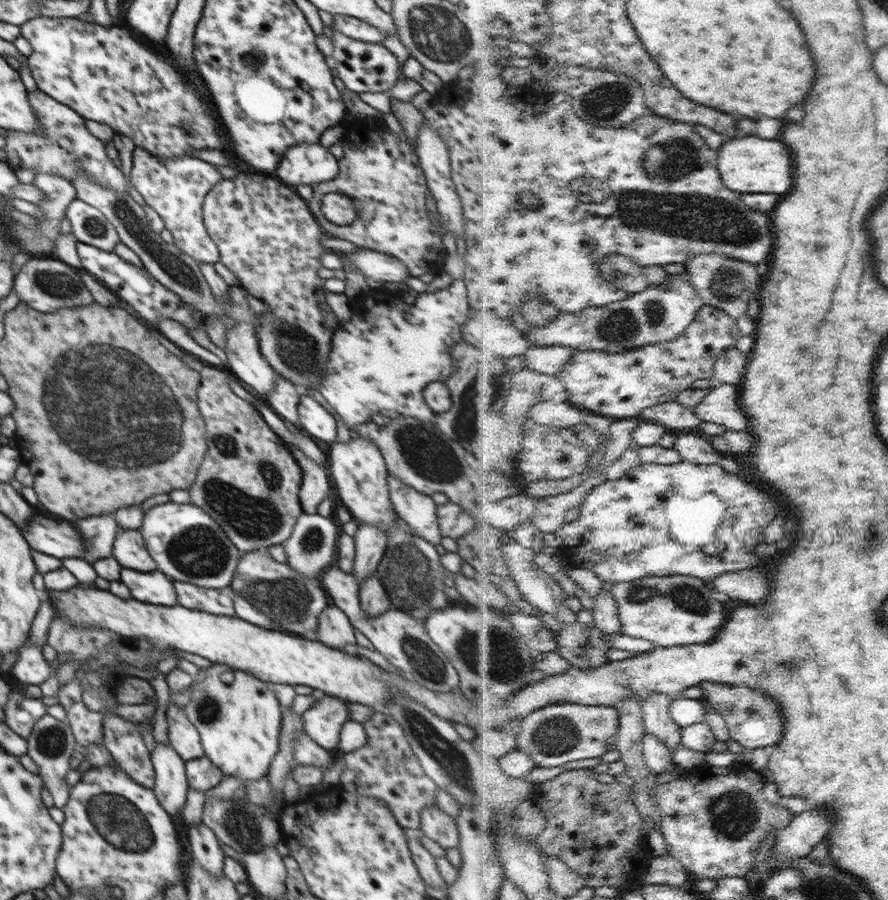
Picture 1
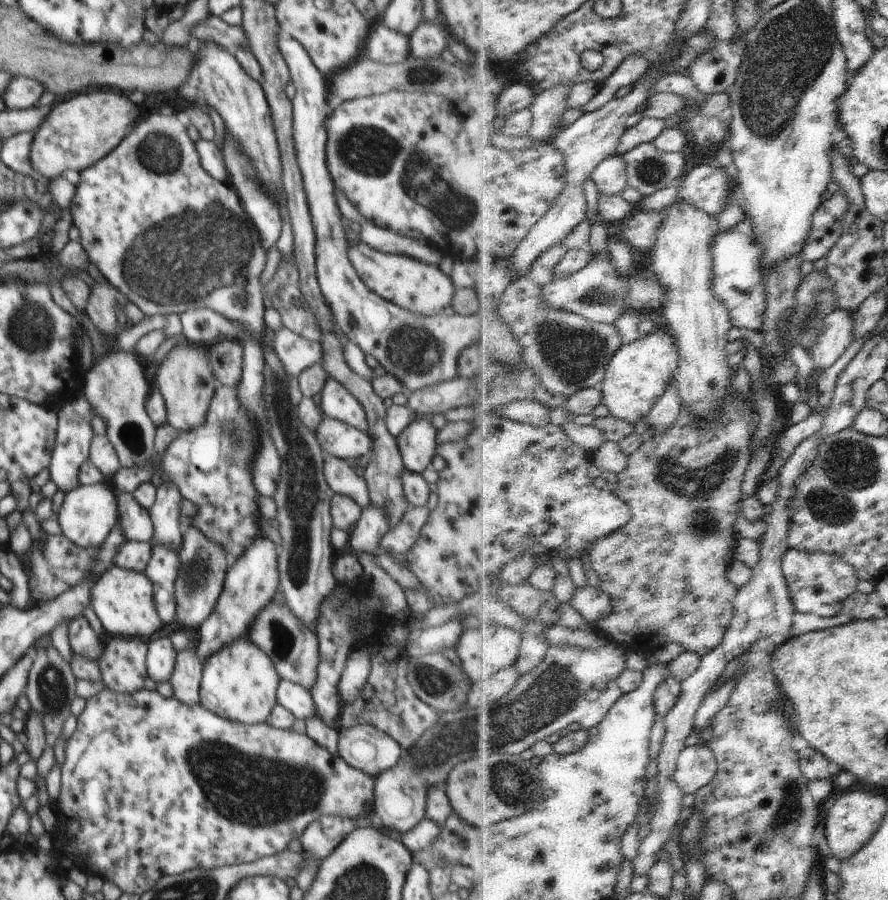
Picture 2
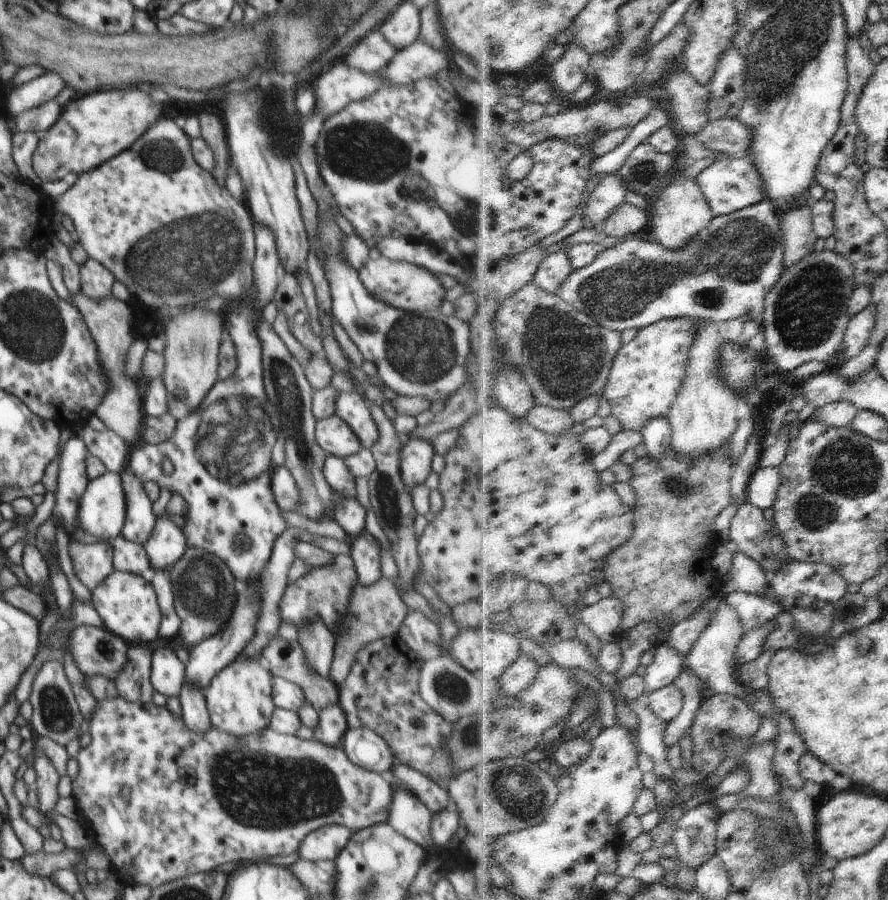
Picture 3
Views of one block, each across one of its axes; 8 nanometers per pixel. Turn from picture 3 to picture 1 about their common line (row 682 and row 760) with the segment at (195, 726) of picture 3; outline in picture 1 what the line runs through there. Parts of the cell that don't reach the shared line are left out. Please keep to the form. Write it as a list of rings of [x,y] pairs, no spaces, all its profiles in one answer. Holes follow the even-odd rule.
[[[174,700],[167,708],[169,741],[172,748],[184,761],[205,756],[198,729],[186,716],[185,709],[179,707]]]

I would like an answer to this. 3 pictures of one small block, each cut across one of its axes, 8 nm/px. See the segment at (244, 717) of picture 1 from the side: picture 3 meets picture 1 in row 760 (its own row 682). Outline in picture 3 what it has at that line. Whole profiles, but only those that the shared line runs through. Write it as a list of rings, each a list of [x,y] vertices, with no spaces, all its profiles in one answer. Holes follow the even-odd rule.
[[[242,656],[221,670],[204,690],[212,728],[244,738],[268,727],[276,708],[272,694],[273,678],[263,662]]]

